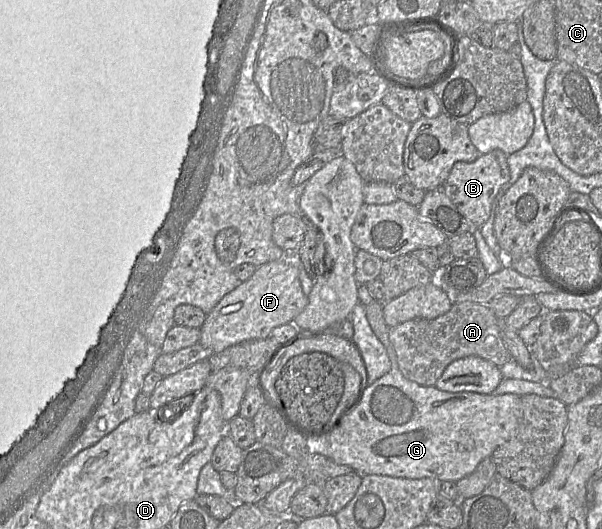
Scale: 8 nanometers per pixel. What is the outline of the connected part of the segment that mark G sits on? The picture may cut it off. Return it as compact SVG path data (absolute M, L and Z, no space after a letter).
M374 300L368 304L366 316L387 350L391 370L366 387L358 404L325 436L307 441L307 452L350 466L364 476L458 482L513 436L521 418L521 396L446 392L406 379L399 371L396 353L389 340L390 327L384 320L383 303Z

